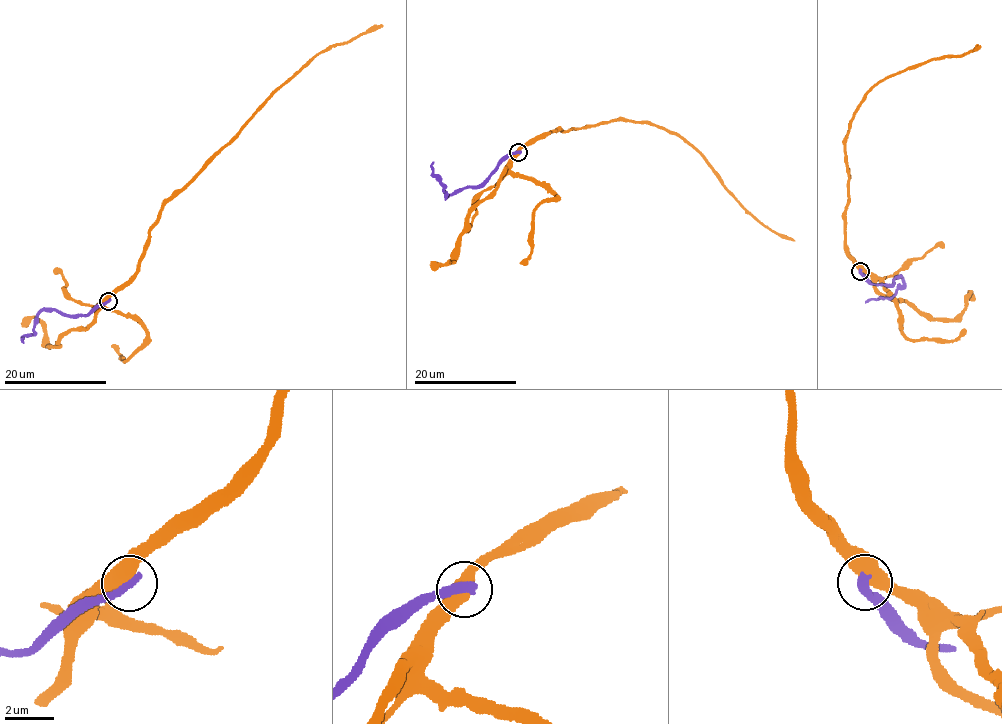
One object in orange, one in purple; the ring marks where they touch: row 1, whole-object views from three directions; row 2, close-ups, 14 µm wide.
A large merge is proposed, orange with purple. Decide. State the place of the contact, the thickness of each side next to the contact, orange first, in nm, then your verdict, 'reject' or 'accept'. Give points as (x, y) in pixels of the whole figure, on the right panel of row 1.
at (860, 271); 550 nm thick on the orange side, 400 nm on the other; reject

